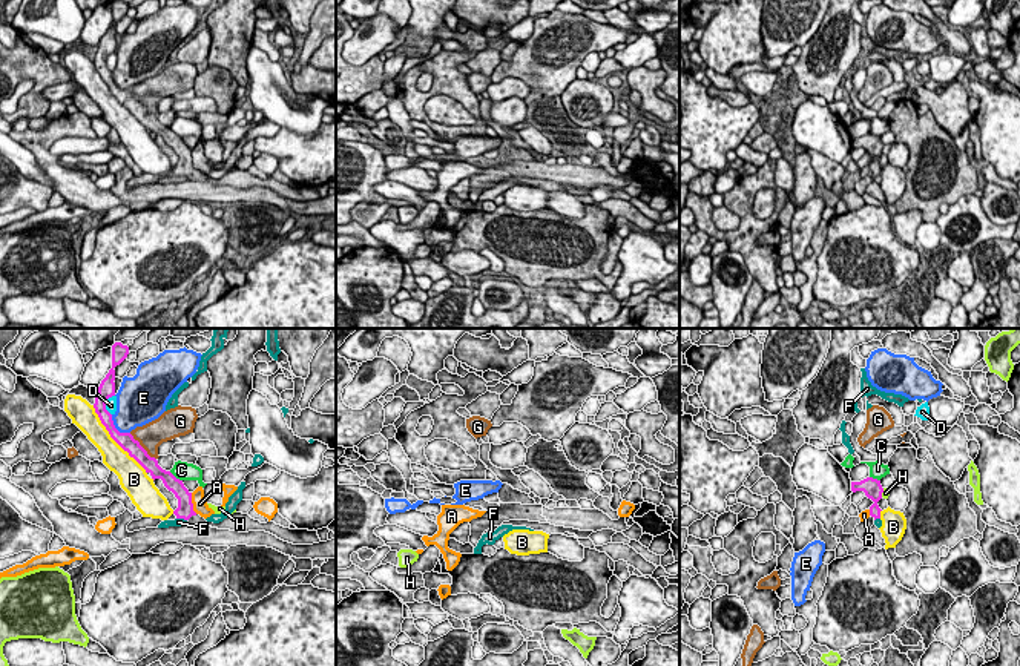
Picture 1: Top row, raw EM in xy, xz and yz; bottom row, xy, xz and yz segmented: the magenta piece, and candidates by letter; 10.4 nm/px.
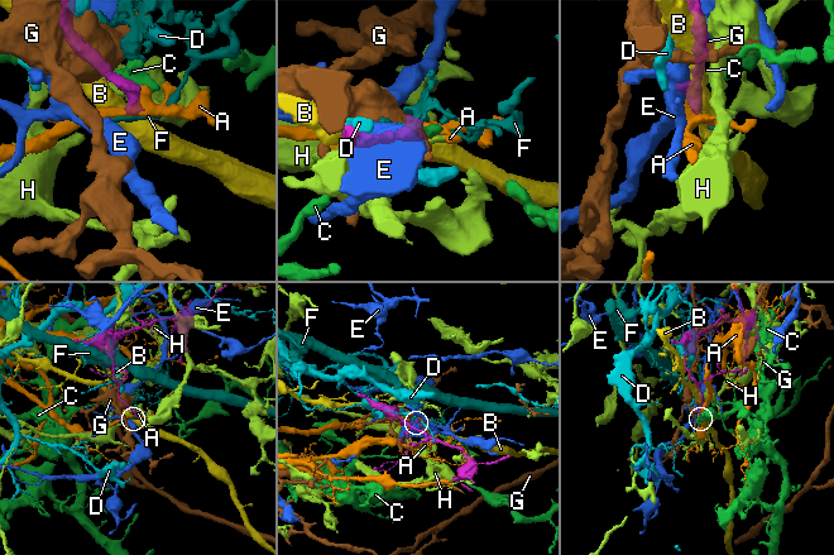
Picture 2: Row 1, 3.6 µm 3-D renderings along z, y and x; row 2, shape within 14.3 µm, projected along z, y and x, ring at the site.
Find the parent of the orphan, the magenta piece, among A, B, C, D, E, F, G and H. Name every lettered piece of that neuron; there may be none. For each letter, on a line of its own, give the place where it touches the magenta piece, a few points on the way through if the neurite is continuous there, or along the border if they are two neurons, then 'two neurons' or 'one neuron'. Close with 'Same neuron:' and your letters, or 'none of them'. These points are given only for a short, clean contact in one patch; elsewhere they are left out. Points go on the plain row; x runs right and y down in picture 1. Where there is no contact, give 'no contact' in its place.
A: xy (192, 160) | two neurons
B: xy (114, 95) | two neurons
C: xy (174, 132) | along xy (169, 128), (181, 137) | two neurons
D: xy (105, 60) | two neurons
E: xy (115, 85) | along xy (111, 71), (112, 80), (120, 88), (129, 89) | two neurons
F: xy (181, 174) | two neurons
G: xy (141, 103) | two neurons
H: yz (882, 148) | two neurons
Same neuron: none of them

